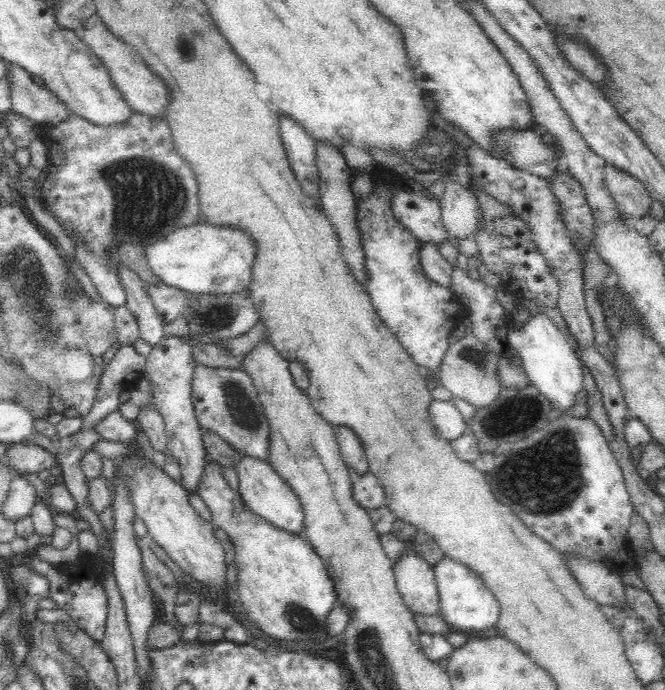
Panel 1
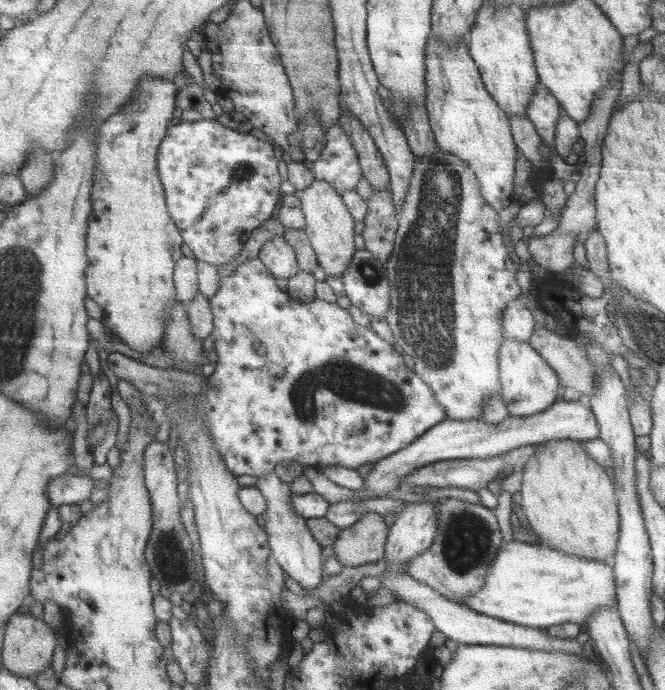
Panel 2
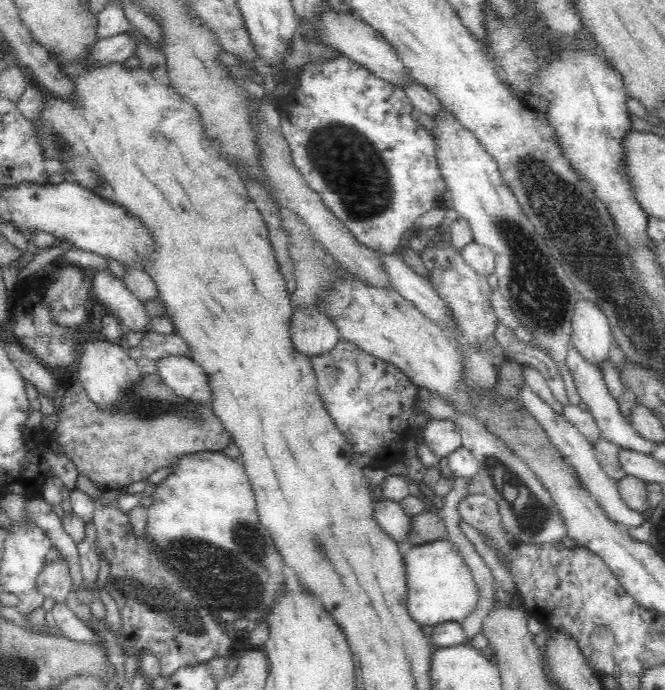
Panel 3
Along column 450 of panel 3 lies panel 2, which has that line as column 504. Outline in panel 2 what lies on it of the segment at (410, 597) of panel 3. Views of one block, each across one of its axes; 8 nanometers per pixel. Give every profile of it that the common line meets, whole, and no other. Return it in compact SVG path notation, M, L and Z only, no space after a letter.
M512 539L501 543L483 586L463 605L485 616L529 628L544 629L562 622L583 625L594 610L610 604L616 607L615 587L611 563L577 558L543 544Z

